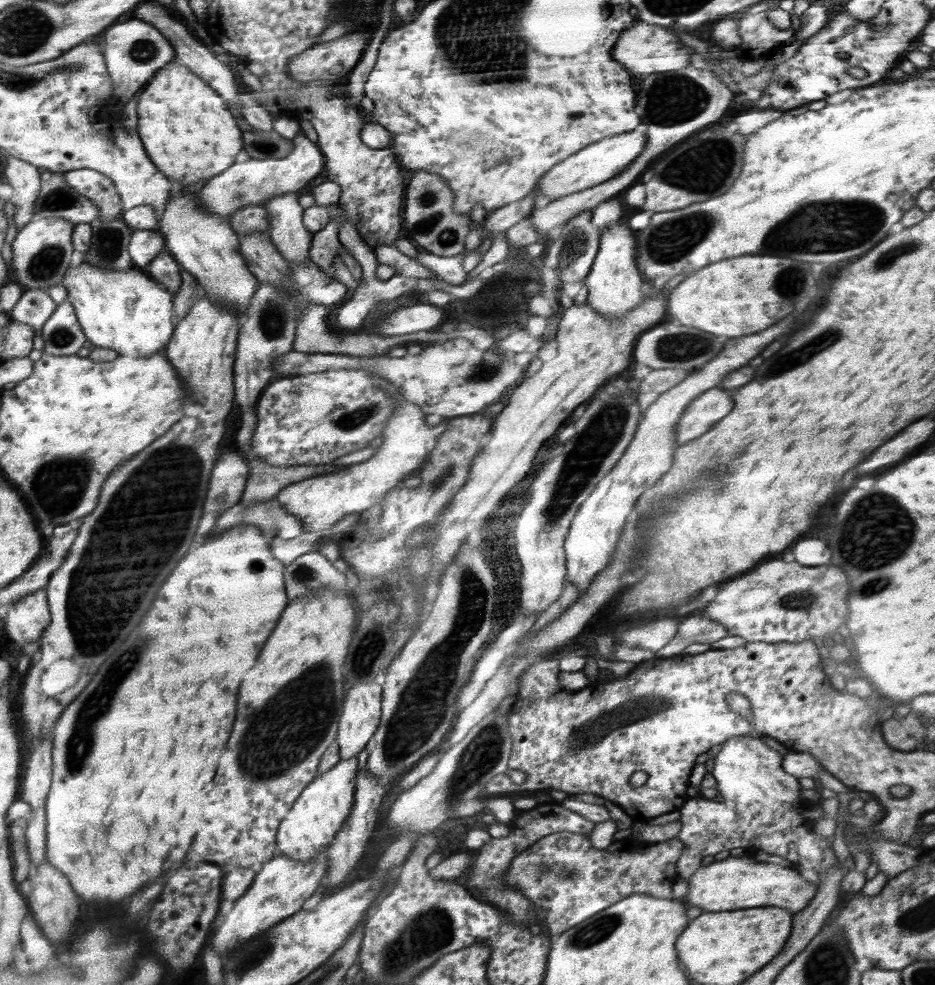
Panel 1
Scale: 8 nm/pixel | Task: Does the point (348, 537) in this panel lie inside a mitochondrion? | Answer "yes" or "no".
no

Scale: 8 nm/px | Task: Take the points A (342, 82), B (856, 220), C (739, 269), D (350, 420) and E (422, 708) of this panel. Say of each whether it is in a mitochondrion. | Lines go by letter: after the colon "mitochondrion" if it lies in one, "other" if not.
A: other
B: mitochondrion
C: other
D: mitochondrion
E: mitochondrion

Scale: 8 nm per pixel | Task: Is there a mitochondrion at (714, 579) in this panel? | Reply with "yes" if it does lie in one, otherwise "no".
no

